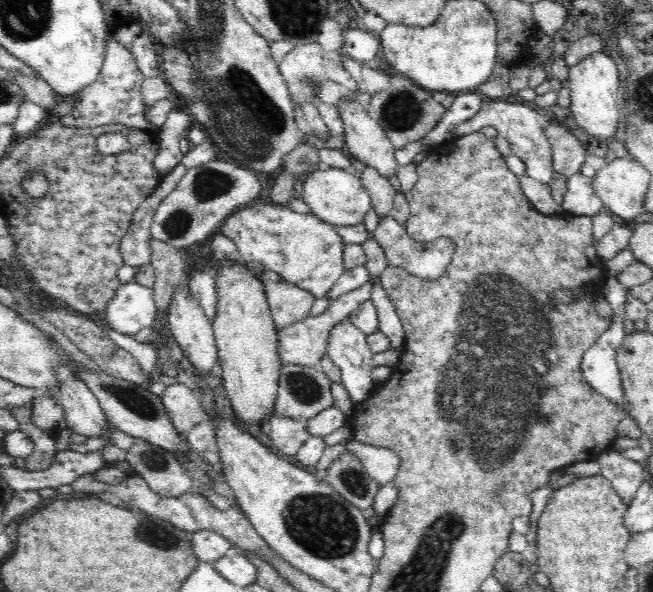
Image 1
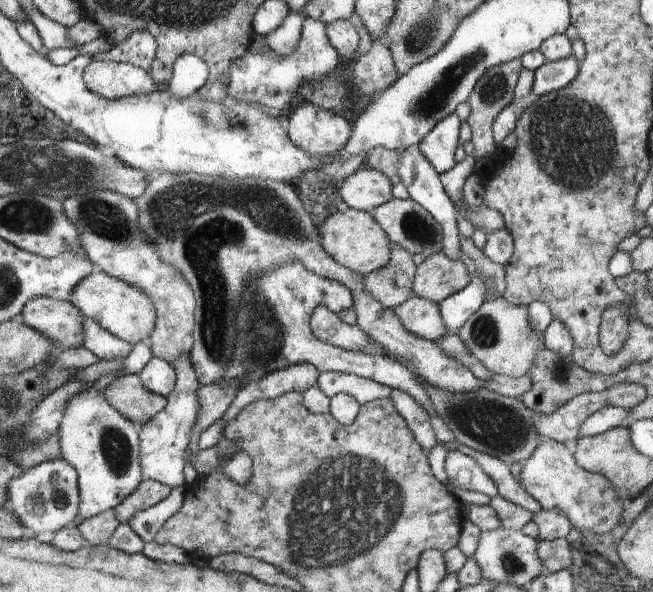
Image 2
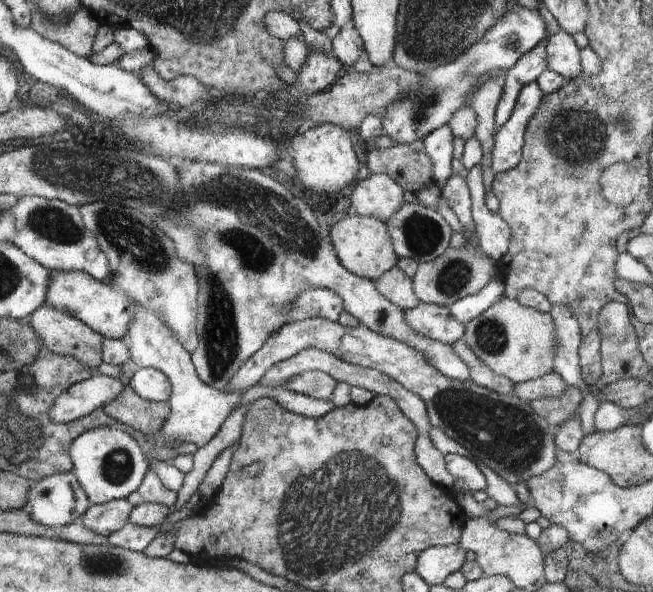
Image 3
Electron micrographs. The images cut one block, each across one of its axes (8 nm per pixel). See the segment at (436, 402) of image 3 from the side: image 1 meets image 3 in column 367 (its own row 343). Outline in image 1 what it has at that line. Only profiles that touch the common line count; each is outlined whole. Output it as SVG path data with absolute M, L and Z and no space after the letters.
M346 319L330 331L327 355L340 367L341 382L352 402L368 399L374 391L374 381L370 376L374 368L374 353L367 343L367 335Z

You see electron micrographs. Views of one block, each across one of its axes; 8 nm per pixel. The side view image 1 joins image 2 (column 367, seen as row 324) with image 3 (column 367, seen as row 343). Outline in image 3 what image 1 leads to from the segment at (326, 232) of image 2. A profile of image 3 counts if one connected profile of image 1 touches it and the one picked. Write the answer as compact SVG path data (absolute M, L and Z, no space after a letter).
M350 212L343 220L332 226L328 235L342 266L356 276L374 281L388 270L392 270L399 260L394 252L387 224L377 218Z

